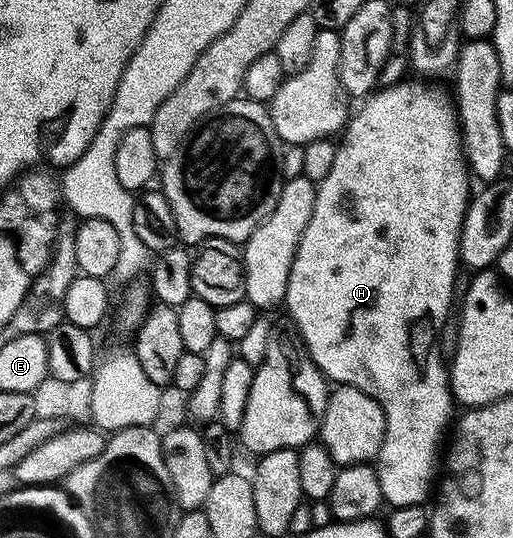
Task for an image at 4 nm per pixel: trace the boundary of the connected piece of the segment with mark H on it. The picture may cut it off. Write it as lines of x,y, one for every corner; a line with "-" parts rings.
402,82
399,84
393,84
390,88
381,88
374,91
372,95
364,101
365,104
361,109
352,113
351,119
346,123
343,129
343,135
340,137
337,144
337,153
335,154
335,163
331,166
331,174
327,174
327,178
323,178
317,184
317,197
315,198
315,210
313,211
313,217
311,222
307,222
307,230
303,230
303,238
299,242
299,250
295,254
295,262
291,266
291,274
289,275
289,281
287,282
287,294
283,301
283,308
286,308
288,319
292,320
299,335
301,341
305,344
305,348
309,351
309,357
317,364
317,369
327,377
334,385
340,386
343,384
350,384
355,386
359,390
363,390
369,396
373,396
381,404
381,409
385,411
385,441
383,446
379,450
375,461
375,467
377,469
377,477
379,478
379,486
383,490
385,495
384,503
392,506
393,508
402,508
403,506
411,506
412,504
424,505
425,499
430,499
431,493
435,488
435,477
439,472
439,452
437,456
437,447
441,444
441,435
446,432
450,427
451,421
454,419
453,408
455,409
455,401
453,399
453,389
449,387
449,373
446,365
443,363
443,357
439,351
439,337
441,335
441,327
450,319
449,307
454,307
455,296
453,300
453,283
457,280
457,268
459,269
460,254
459,242
460,242
460,228
463,226
464,214
468,210
469,202
471,199
471,189
469,190
469,182
471,183
471,175
468,165
465,162
464,150
461,148
461,128
458,124
457,109
454,101
445,92
440,92
437,88
432,88
432,83
421,82
425,84
409,84
410,82

